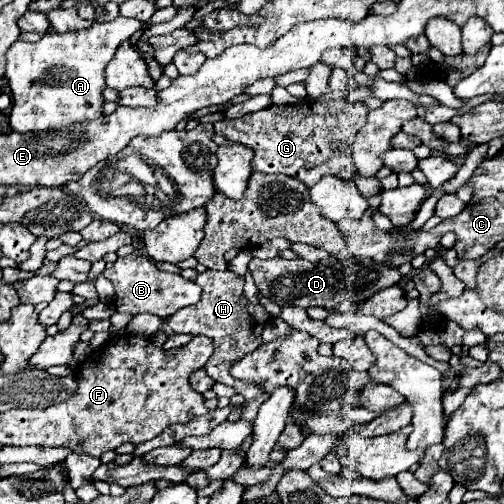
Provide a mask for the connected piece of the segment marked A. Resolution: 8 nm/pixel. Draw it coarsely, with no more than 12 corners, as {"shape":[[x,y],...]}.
{"shape":[[118,16],[6,52],[10,126],[102,114],[104,68],[144,22]]}

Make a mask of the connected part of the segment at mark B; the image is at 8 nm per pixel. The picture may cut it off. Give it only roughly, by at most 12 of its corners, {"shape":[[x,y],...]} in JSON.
{"shape":[[144,254],[118,258],[118,312],[172,316],[200,300],[200,286],[162,272]]}

